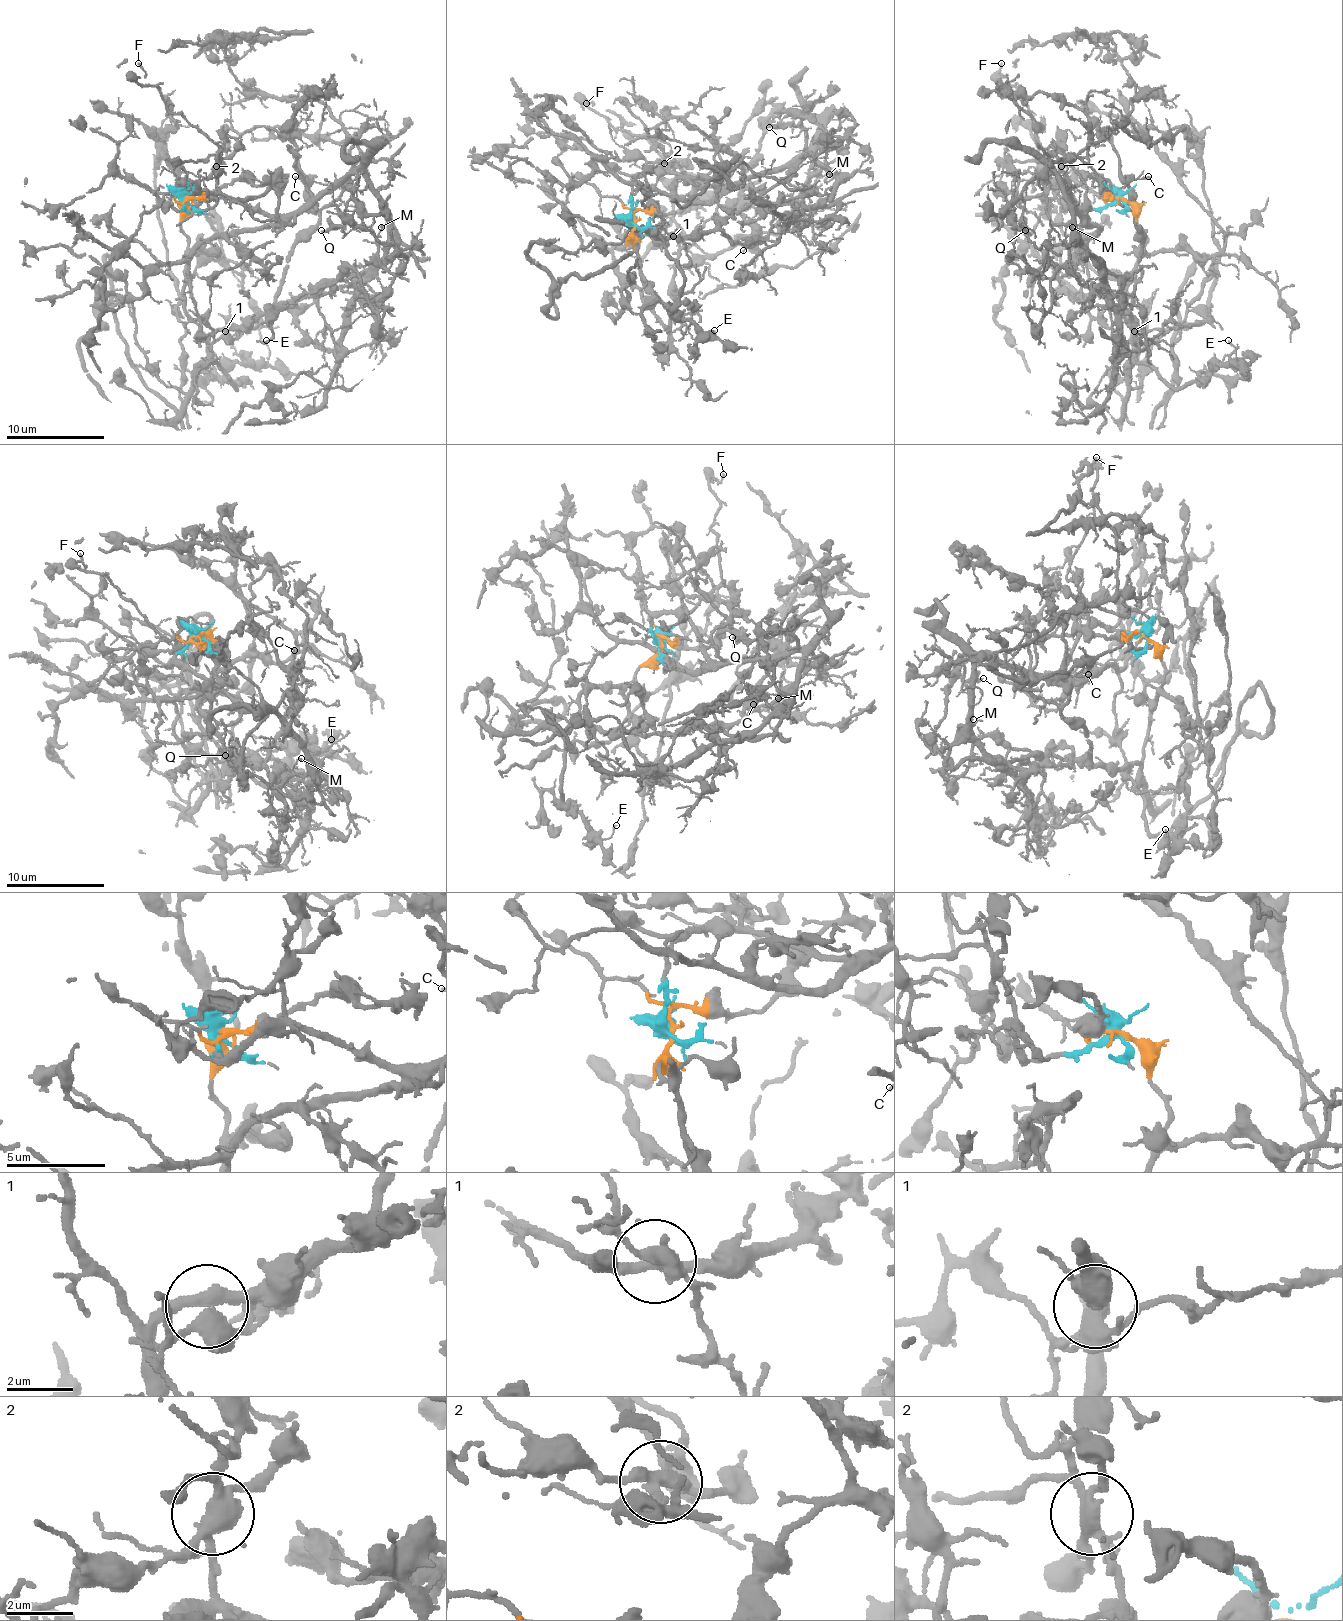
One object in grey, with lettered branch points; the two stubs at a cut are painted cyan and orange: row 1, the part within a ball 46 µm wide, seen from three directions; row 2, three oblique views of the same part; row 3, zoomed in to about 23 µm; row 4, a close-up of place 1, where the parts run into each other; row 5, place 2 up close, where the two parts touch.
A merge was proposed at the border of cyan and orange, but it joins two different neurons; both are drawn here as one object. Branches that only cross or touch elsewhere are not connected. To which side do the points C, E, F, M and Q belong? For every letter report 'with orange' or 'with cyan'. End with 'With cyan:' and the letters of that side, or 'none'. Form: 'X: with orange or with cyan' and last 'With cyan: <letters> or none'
C: with orange
E: with orange
F: with cyan
M: with cyan
Q: with cyan
With cyan: F, M, Q

